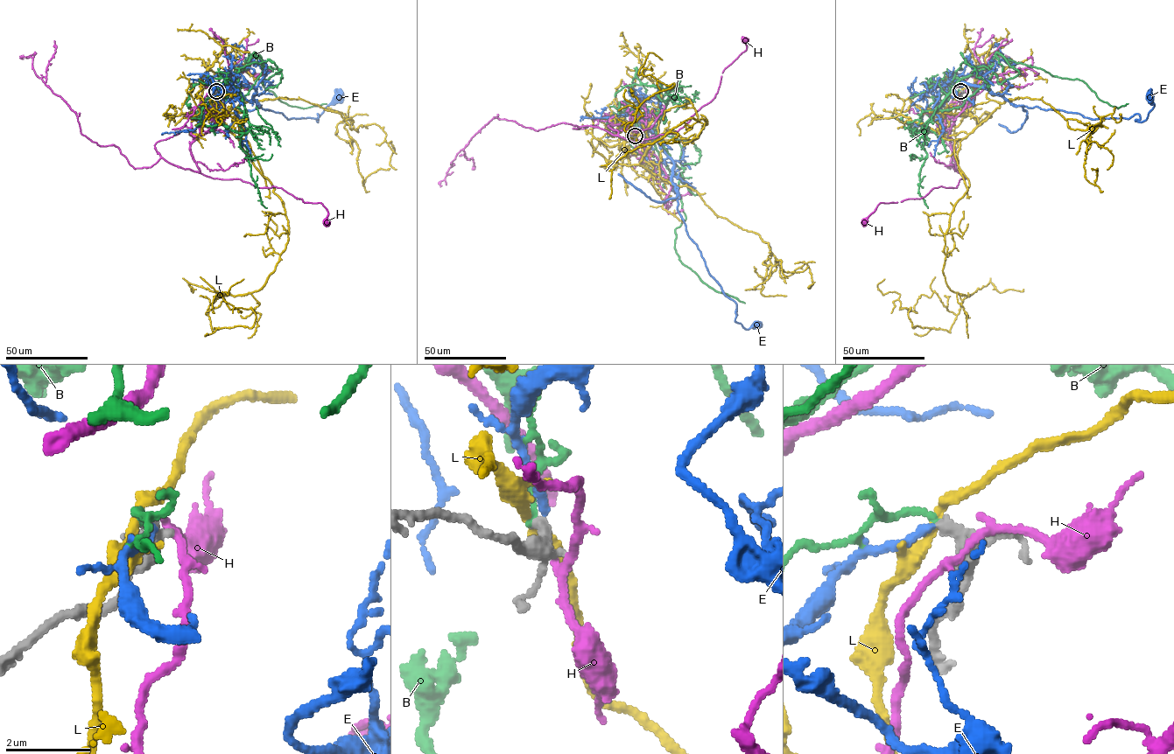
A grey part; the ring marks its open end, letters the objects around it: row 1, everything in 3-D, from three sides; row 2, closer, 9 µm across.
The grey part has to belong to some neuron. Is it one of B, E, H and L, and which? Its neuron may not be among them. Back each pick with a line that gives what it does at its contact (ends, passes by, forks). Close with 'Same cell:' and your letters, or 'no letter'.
E: It ends there
Same cell: E

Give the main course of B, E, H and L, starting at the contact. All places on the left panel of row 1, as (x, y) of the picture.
B: (216, 91), (246, 67), (256, 53), (267, 70), (256, 79), (280, 101), (306, 108), (326, 103)
E: (216, 91), (224, 97), (233, 81), (251, 86), (259, 108), (287, 119), (318, 114), (318, 122), (339, 96)
H: (217, 91), (191, 143), (200, 173), (275, 186), (305, 202), (320, 202), (327, 211), (326, 222)
L: (216, 90), (288, 232), (259, 289), (208, 306), (214, 331), (253, 324), (220, 294), (243, 279)

